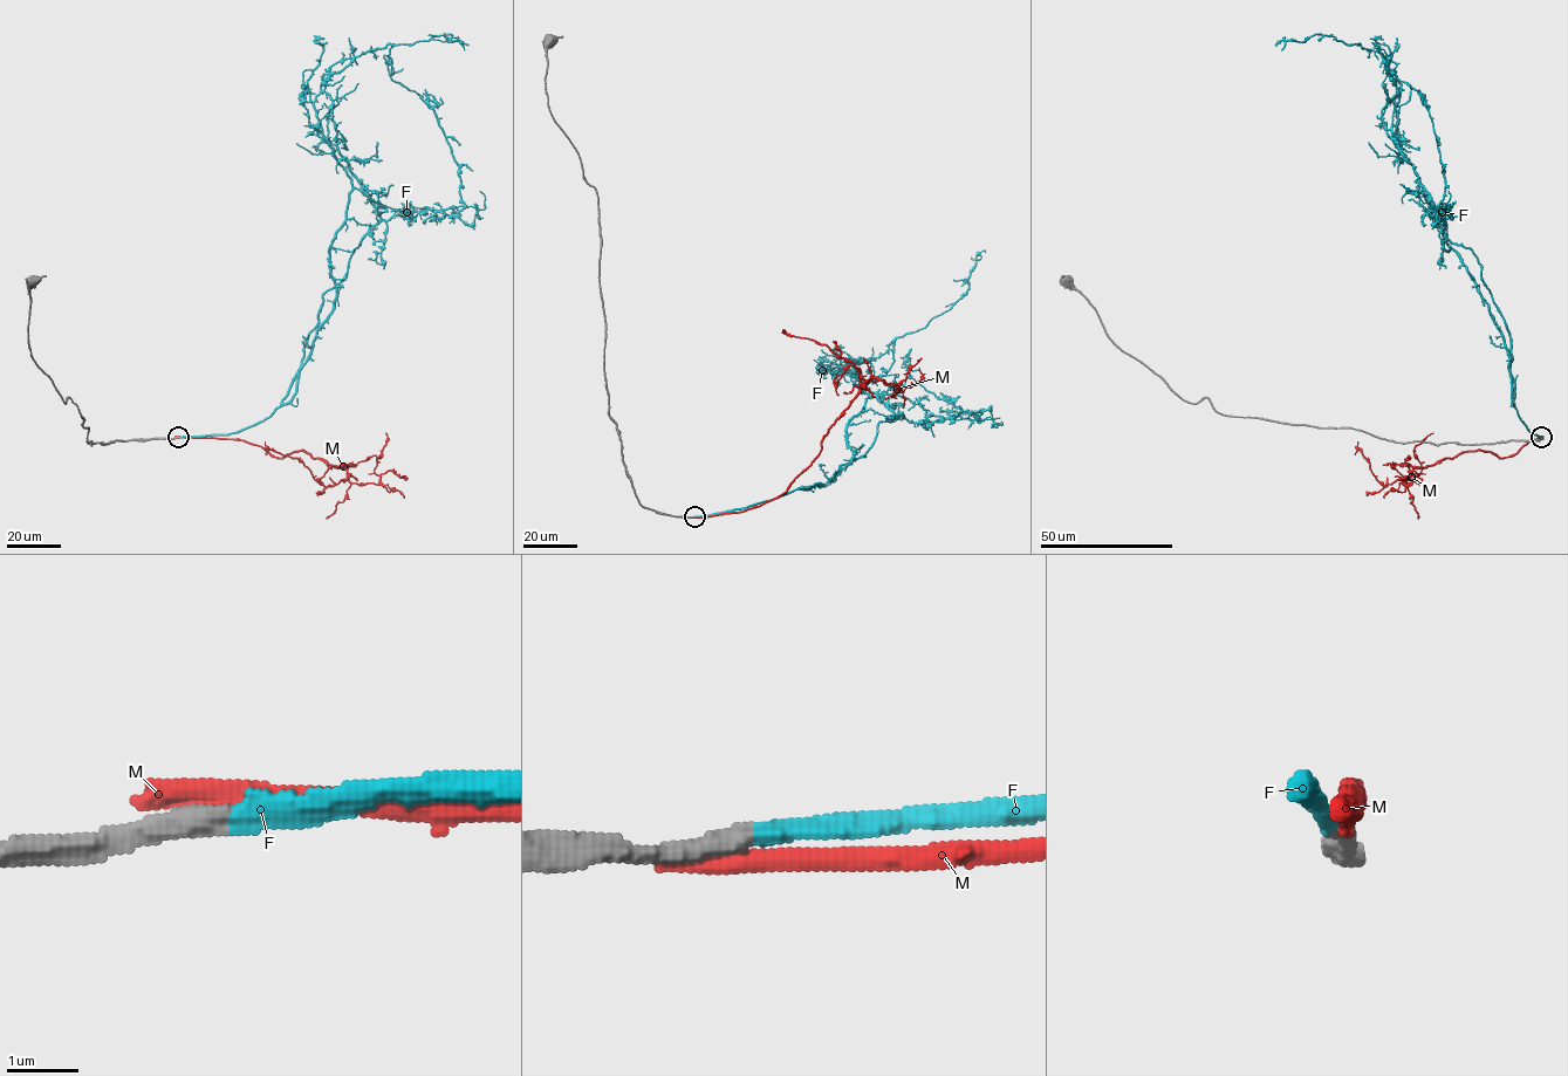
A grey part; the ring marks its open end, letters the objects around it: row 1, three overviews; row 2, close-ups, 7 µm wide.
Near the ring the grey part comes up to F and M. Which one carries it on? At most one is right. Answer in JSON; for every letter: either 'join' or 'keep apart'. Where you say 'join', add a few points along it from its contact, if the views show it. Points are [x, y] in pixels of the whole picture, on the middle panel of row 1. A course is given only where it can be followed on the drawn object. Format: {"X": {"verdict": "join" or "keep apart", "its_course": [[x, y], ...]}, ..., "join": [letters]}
{"F": {"verdict": "join", "its_course": [[696, 516], [824, 485], [849, 464], [847, 425], [869, 396], [849, 356], [842, 372], [951, 307], [985, 249]]}, "M": {"verdict": "keep apart"}, "join": ["F"]}

